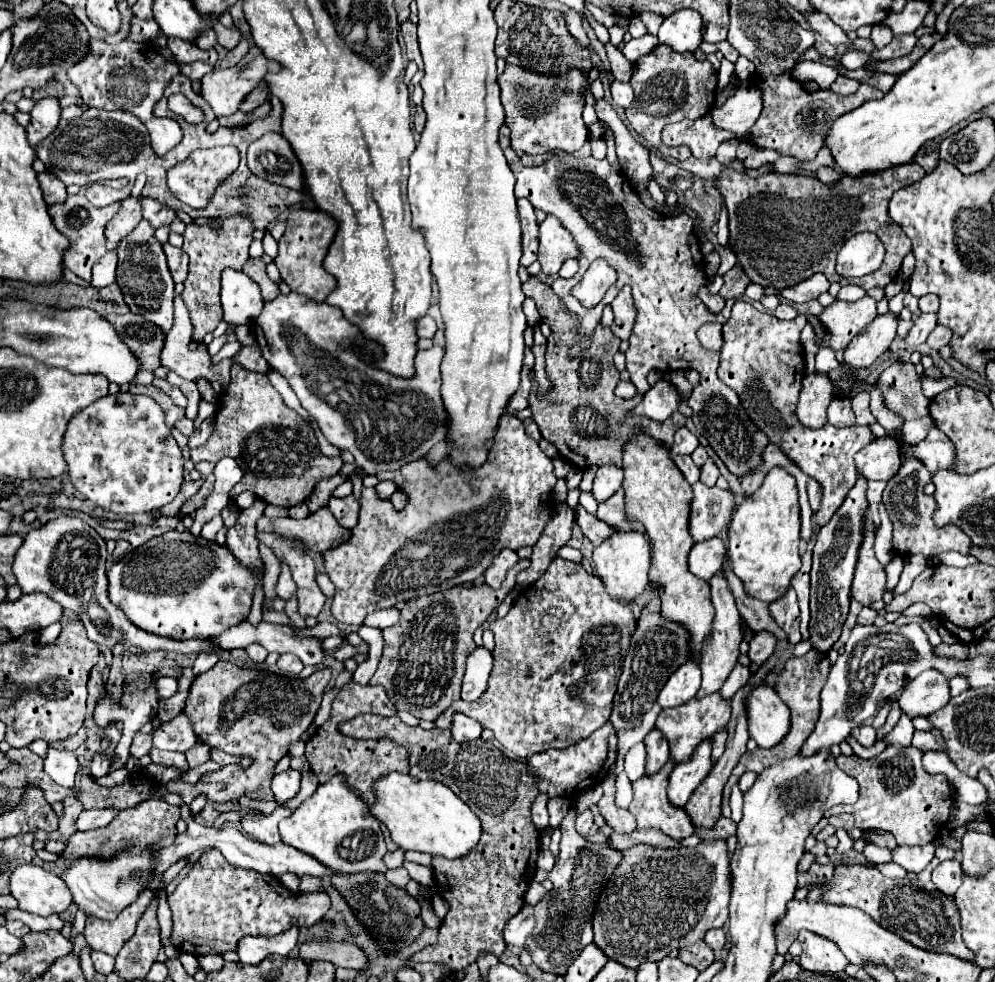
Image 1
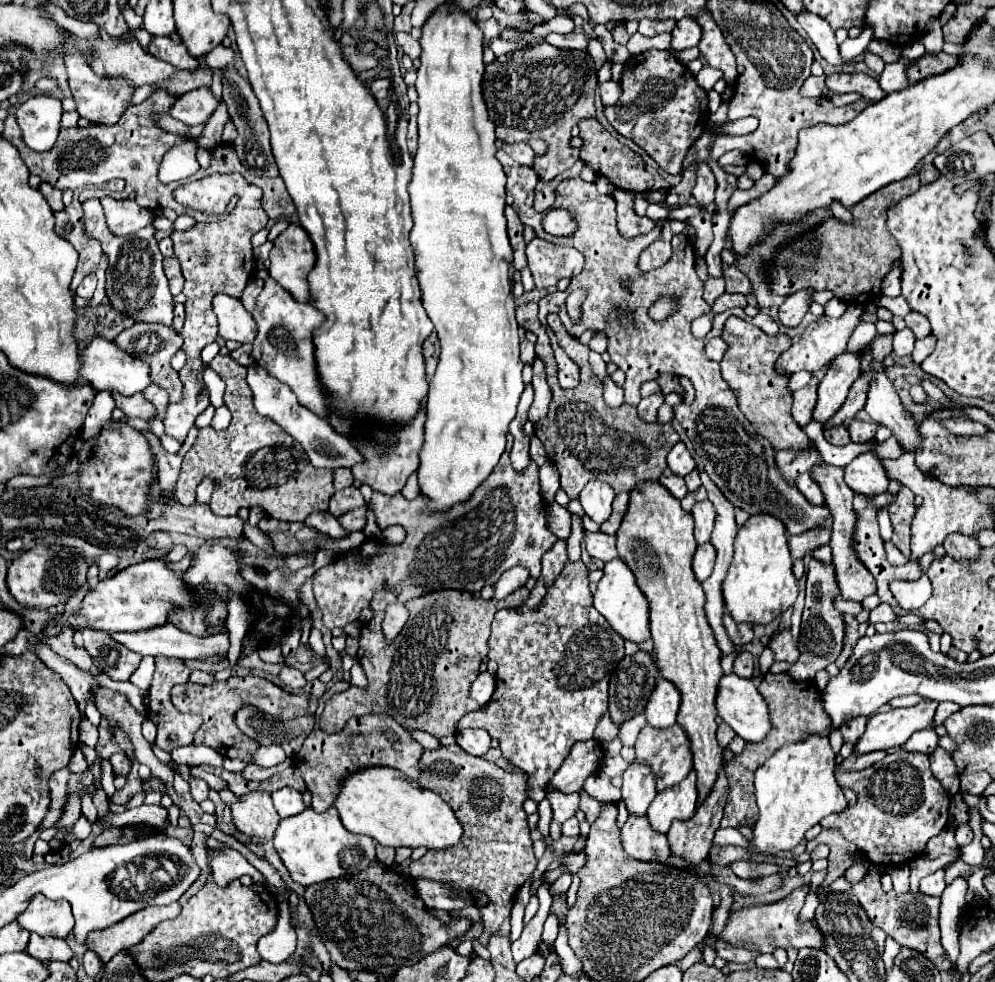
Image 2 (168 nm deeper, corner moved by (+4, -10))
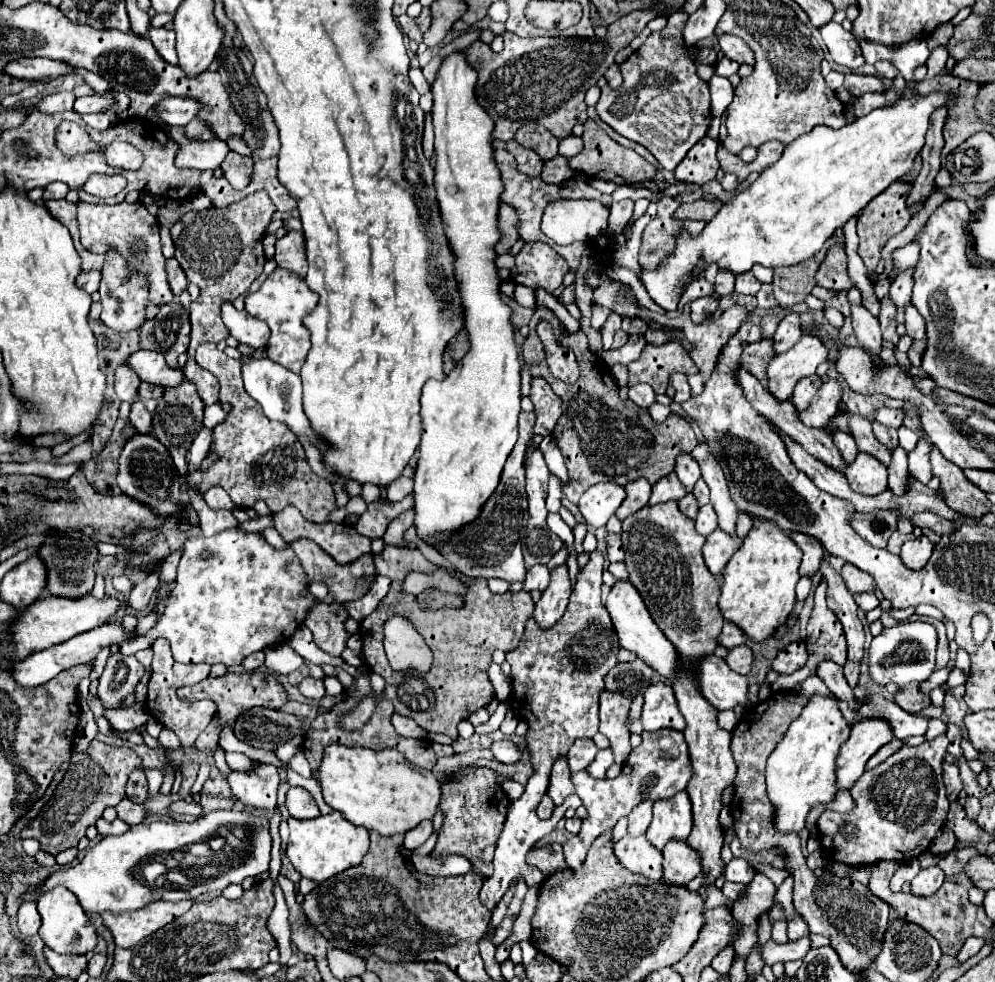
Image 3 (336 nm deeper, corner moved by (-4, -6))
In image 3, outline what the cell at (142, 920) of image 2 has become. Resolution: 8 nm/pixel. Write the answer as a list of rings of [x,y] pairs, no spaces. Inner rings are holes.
[[[182,900],[182,902],[150,902],[142,910],[126,912],[126,914],[104,914],[104,926],[112,932],[114,944],[120,948],[130,948],[136,946],[142,938],[154,934],[160,930],[160,926],[170,924],[174,918],[182,916],[188,912],[192,906],[192,900]]]

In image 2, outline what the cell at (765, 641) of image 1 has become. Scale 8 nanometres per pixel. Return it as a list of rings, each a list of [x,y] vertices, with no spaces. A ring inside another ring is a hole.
[[[740,652],[734,660],[734,674],[740,678],[752,678],[754,672],[754,658],[750,652]]]

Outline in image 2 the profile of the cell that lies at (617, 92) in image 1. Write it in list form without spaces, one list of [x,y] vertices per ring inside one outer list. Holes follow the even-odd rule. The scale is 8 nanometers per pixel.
[[[608,80],[608,82],[600,84],[600,96],[602,96],[602,104],[604,106],[612,106],[614,102],[618,102],[620,94],[622,94],[620,84],[614,82],[614,80]]]

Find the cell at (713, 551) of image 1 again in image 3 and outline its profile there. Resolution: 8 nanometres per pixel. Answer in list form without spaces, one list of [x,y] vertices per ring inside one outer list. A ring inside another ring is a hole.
[[[716,528],[708,538],[706,538],[706,544],[704,544],[704,560],[706,560],[706,566],[708,570],[718,576],[724,566],[728,564],[728,560],[732,558],[732,554],[738,550],[740,546],[740,538],[730,538],[724,530]]]

